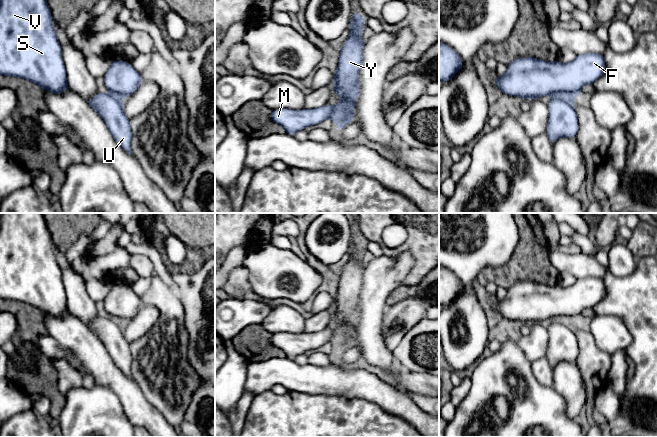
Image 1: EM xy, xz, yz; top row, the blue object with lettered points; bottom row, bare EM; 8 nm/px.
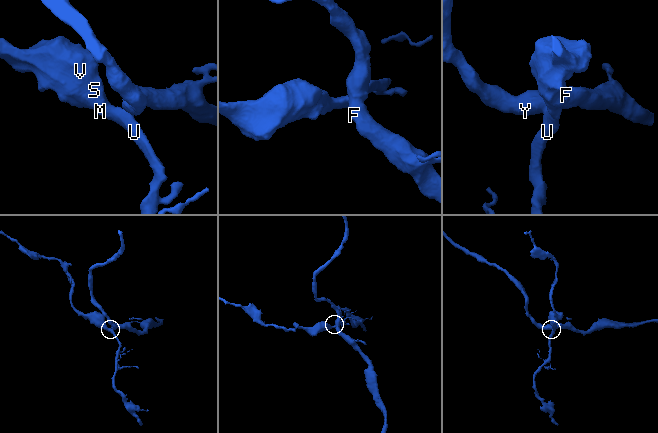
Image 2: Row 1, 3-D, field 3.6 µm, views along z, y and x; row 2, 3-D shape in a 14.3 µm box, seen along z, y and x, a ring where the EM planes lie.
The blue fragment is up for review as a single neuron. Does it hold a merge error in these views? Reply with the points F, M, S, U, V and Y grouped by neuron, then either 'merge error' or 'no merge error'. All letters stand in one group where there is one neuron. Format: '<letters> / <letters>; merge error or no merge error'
F Y / M S U V; merge error

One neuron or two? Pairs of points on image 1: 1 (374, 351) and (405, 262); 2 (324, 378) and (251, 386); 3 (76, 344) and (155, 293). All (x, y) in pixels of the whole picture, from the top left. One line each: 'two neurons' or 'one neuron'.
1: one neuron
2: one neuron
3: two neurons

